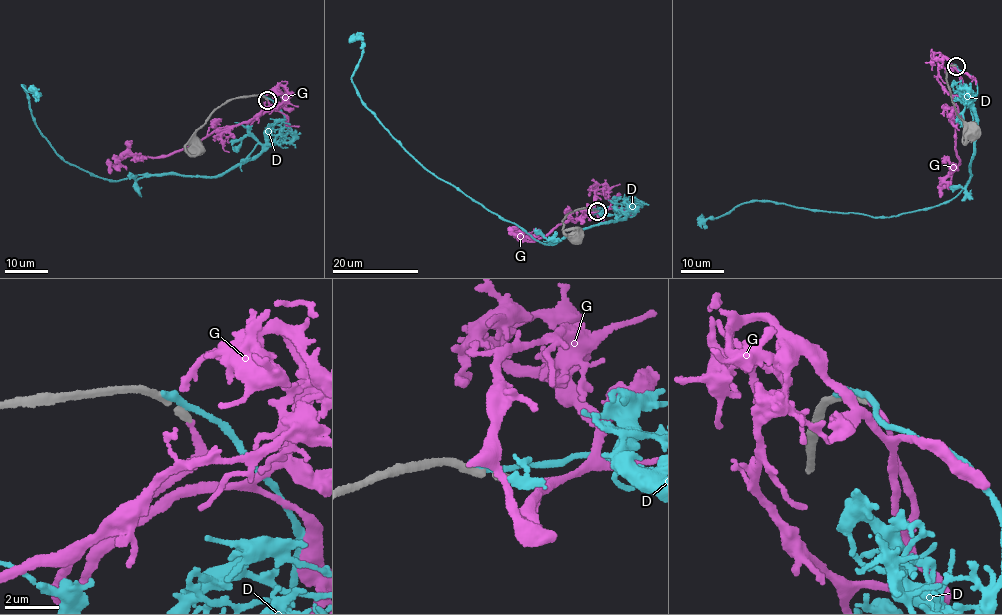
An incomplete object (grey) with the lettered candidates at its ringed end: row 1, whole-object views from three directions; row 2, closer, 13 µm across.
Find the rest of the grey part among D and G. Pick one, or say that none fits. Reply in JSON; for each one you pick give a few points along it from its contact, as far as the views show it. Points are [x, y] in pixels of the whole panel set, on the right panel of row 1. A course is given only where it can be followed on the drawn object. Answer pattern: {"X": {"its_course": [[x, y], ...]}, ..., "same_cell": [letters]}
{"G": {"its_course": [[955, 65], [965, 96], [951, 97], [958, 114], [953, 147], [959, 159], [940, 197]]}, "same_cell": ["G"]}

